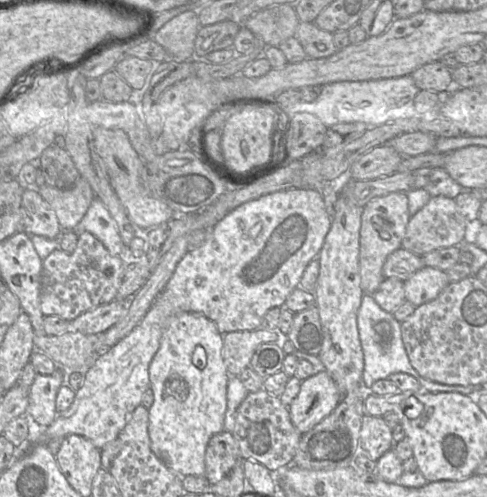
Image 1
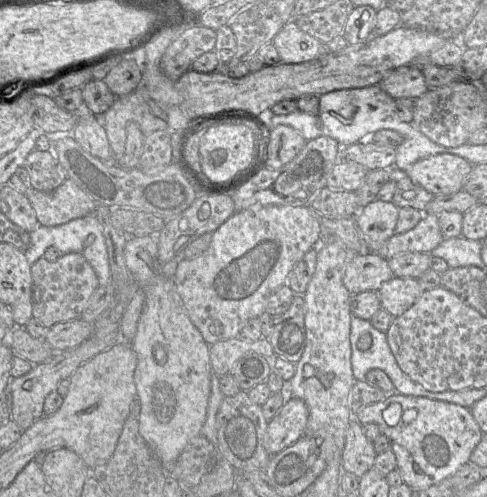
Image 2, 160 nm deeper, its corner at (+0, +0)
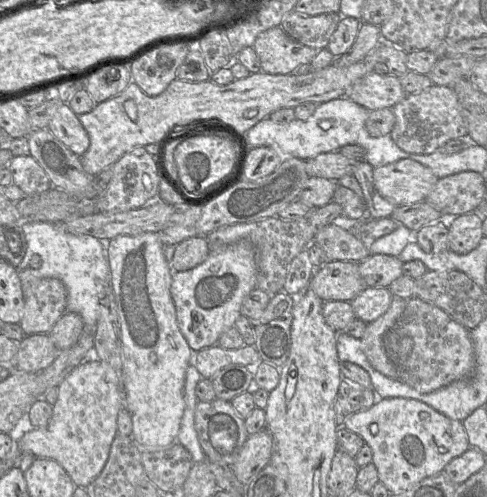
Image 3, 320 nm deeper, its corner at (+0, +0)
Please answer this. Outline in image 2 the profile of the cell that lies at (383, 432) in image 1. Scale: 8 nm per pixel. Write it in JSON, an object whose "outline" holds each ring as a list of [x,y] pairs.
{"outline":[[[353,416],[345,435],[345,445],[341,457],[343,472],[352,473],[362,477],[374,466],[377,454],[373,442],[370,441],[364,431],[363,424]]]}

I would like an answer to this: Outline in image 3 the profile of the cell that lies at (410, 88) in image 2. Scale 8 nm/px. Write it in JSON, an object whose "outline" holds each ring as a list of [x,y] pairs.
{"outline":[[[371,72],[358,79],[345,97],[372,111],[392,108],[406,95],[398,77]]]}

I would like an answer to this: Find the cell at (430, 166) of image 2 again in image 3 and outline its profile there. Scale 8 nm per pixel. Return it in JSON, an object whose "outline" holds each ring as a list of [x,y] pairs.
{"outline":[[[411,159],[373,168],[376,191],[395,206],[425,200],[438,180],[428,167]]]}

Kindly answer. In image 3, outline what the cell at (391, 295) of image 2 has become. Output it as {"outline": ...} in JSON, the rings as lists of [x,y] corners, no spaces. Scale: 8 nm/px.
{"outline":[[[367,287],[350,303],[356,318],[369,324],[389,309],[392,299],[388,287]]]}

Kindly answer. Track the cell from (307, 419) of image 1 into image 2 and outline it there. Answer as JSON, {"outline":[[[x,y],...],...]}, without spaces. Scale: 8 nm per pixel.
{"outline":[[[291,397],[269,421],[264,448],[274,456],[304,436],[309,410],[305,402]]]}

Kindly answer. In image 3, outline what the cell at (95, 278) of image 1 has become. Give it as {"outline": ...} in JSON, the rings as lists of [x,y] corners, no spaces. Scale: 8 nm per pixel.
{"outline":[[[58,278],[30,281],[20,326],[26,335],[49,333],[67,312],[67,289]]]}

